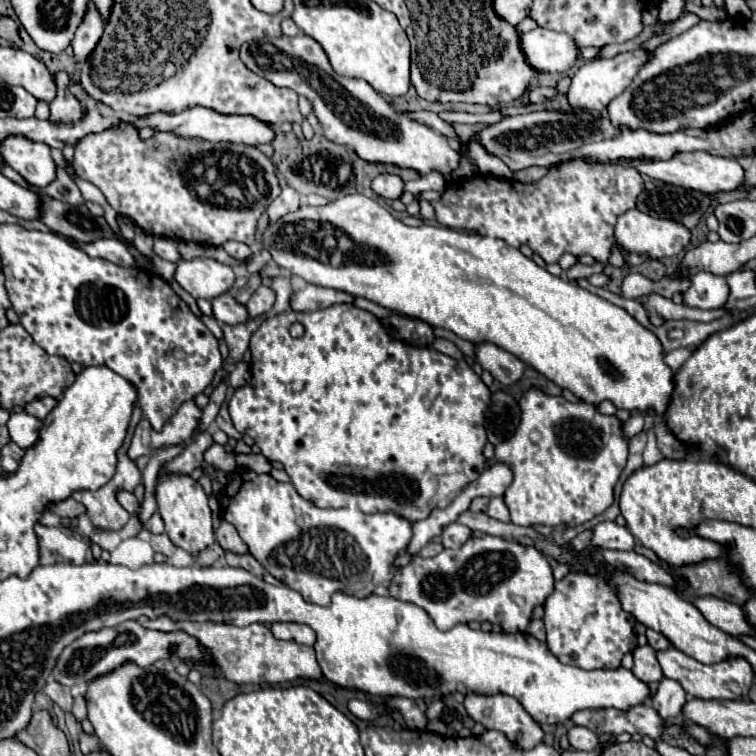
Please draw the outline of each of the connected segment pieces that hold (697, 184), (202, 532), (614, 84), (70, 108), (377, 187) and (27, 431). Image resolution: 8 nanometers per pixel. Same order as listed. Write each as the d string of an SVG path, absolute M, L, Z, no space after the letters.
M676 152L670 160L644 160L644 158L626 160L626 158L622 158L620 162L630 168L636 168L640 174L646 174L654 180L662 180L666 184L674 184L674 186L682 186L682 188L700 190L706 194L732 192L740 186L740 180L744 176L744 170L736 160L724 158L724 156L712 156L708 152Z
M160 470L156 502L158 502L158 512L166 526L166 534L172 540L172 544L186 550L192 556L198 556L202 550L206 550L210 544L216 542L208 498L196 480L192 480L190 476L172 476L172 474L168 476L164 474L164 470Z
M634 50L634 52L626 52L626 54L618 54L610 60L602 60L602 58L594 58L588 60L584 66L580 66L572 78L572 84L566 92L568 104L574 110L586 110L586 112L600 112L608 106L610 100L614 100L616 96L620 96L628 84L632 82L632 78L636 76L640 64L644 64L650 56L644 56L644 52Z
M60 72L56 76L58 94L50 102L50 120L52 122L76 122L82 118L82 106L80 102L70 94L68 90L68 76Z
M380 174L372 180L372 192L386 198L386 200L398 200L402 190L404 190L404 182L398 176Z
M18 412L12 414L8 420L8 430L10 430L10 438L20 446L20 448L30 448L32 440L36 440L38 430L42 428L42 420L28 416L26 412Z

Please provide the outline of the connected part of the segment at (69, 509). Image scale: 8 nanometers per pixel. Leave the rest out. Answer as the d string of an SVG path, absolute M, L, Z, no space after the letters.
M66 498L60 502L50 502L48 510L54 512L58 518L76 518L80 514L84 514L84 506L80 502L76 502L74 498Z

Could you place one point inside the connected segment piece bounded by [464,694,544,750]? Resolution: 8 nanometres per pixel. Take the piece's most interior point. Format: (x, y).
(503, 713)

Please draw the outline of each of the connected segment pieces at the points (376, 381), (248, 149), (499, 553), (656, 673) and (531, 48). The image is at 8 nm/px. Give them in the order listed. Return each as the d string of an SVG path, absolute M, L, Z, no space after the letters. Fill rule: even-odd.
M334 304L316 312L282 312L278 316L266 318L260 328L250 338L250 352L252 352L252 380L248 386L236 388L232 400L228 402L228 412L234 422L234 428L242 434L248 434L254 438L254 442L260 446L262 454L270 462L280 462L290 476L290 482L298 490L302 498L312 502L318 508L340 508L340 506L356 506L362 512L392 512L396 516L402 516L410 522L426 520L432 512L432 484L430 478L434 474L450 474L450 472L464 472L470 480L476 480L486 466L486 458L482 456L482 448L486 444L484 436L484 412L490 404L490 390L482 382L482 378L464 362L454 360L434 348L416 348L410 344L404 344L396 338L392 338L386 328L380 324L380 320L366 312L356 308L354 304ZM292 322L304 324L306 332L302 338L292 338L288 328Z
M122 124L120 128L114 128L114 130L96 134L96 136L86 136L74 150L76 150L74 152L74 170L78 172L78 176L92 182L92 184L96 184L102 190L106 202L118 214L128 216L132 222L136 222L136 226L140 226L144 232L148 232L152 236L168 236L172 240L192 240L192 242L198 242L202 246L220 246L228 240L236 240L236 242L244 242L244 244L252 246L252 244L256 244L256 220L268 208L268 204L280 194L280 186L278 186L278 180L276 180L276 174L272 170L270 160L260 150L254 150L252 146L244 146L244 144L230 144L230 142L212 144L212 142L206 142L206 140L200 140L200 138L184 140L184 138L176 138L168 132L156 132L150 140L142 142L138 138L138 132L132 126Z
M472 536L462 548L444 550L434 558L414 556L390 582L394 598L424 608L440 630L470 620L488 620L498 622L504 632L524 632L530 624L532 608L542 604L552 590L552 568L544 554L532 546L496 536Z
M642 646L642 648L636 648L634 650L634 666L632 666L632 674L646 682L646 684L652 684L652 682L658 682L662 678L662 670L660 670L660 664L656 660L656 654L650 646Z
M534 28L518 34L520 50L536 72L566 72L576 62L576 44L562 32Z

